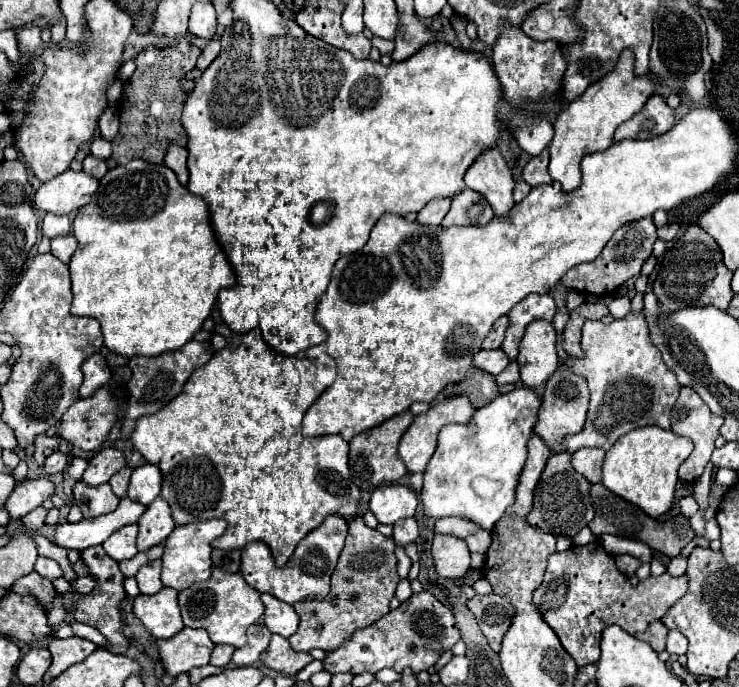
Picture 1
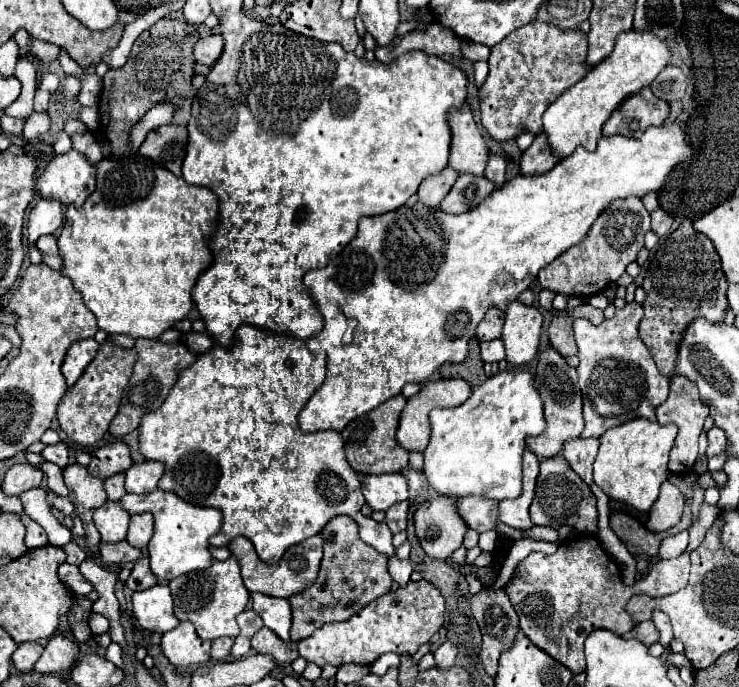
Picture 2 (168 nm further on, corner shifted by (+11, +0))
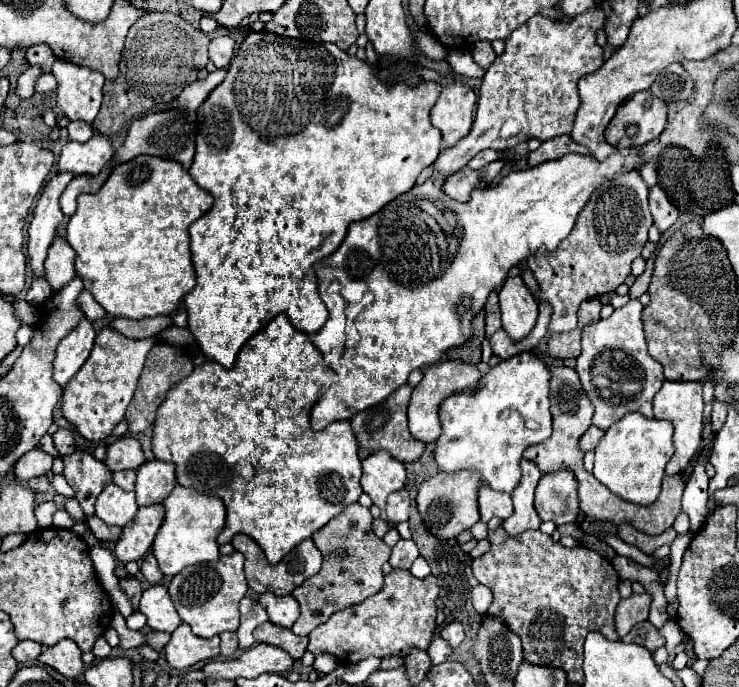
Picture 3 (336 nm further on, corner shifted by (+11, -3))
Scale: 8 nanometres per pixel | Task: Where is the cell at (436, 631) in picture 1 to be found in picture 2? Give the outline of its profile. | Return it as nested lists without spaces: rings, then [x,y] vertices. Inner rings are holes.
[[[409,582],[405,588],[389,592],[369,606],[365,606],[359,614],[345,622],[333,622],[319,628],[313,636],[299,642],[299,656],[307,662],[323,668],[331,664],[335,668],[355,662],[355,664],[373,664],[381,654],[409,654],[413,656],[419,646],[427,644],[433,634],[437,634],[445,622],[445,606],[443,596],[429,582]]]

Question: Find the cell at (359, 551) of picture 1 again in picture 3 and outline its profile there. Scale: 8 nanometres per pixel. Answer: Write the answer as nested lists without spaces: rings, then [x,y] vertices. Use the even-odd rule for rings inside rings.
[[[353,503],[343,509],[337,517],[333,517],[321,531],[317,531],[311,539],[323,555],[321,571],[309,581],[303,581],[293,591],[293,597],[301,605],[301,615],[291,627],[297,635],[309,635],[317,625],[325,623],[337,609],[345,609],[367,597],[375,595],[383,585],[383,563],[389,559],[391,549],[379,539],[371,529],[373,517],[367,507]]]

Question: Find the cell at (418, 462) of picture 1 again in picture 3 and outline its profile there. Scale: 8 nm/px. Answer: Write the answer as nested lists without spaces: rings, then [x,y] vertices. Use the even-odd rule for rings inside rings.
[[[443,361],[443,363],[435,363],[435,365],[427,367],[421,383],[415,387],[415,391],[411,395],[411,403],[409,403],[409,411],[407,411],[411,435],[423,443],[437,441],[437,437],[441,435],[441,423],[437,417],[437,409],[439,409],[441,401],[447,399],[449,395],[453,395],[455,391],[473,387],[479,379],[481,379],[481,373],[479,373],[477,365],[465,365],[465,361]]]

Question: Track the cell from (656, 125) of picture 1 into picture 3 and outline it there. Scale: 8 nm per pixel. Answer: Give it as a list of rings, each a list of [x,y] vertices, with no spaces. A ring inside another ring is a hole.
[[[639,91],[619,105],[605,129],[605,141],[617,149],[645,145],[659,137],[667,123],[667,105],[649,91]]]

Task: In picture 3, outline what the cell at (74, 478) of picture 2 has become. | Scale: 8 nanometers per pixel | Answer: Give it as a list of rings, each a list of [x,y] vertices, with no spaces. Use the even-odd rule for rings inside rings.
[[[75,451],[63,459],[65,479],[75,489],[75,499],[81,503],[87,517],[95,513],[93,505],[101,489],[111,481],[111,471],[87,451]]]

